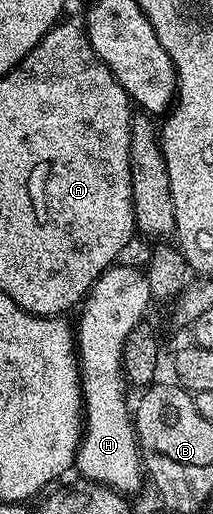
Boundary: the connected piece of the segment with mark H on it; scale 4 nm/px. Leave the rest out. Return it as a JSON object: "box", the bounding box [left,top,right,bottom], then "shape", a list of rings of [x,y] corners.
{"box":[74,264,152,496],"shape":[[[116,264],[91,286],[91,291],[81,303],[81,309],[78,311],[79,326],[77,322],[77,329],[74,331],[85,407],[83,436],[79,440],[79,451],[75,454],[74,469],[80,470],[87,477],[84,479],[88,483],[108,486],[110,490],[117,490],[124,496],[131,496],[131,493],[145,482],[145,471],[139,453],[139,438],[135,435],[133,410],[129,402],[127,406],[129,386],[123,376],[123,349],[129,332],[133,332],[138,322],[144,321],[146,314],[143,313],[152,302],[146,273],[142,269],[134,270],[131,266]]]}

